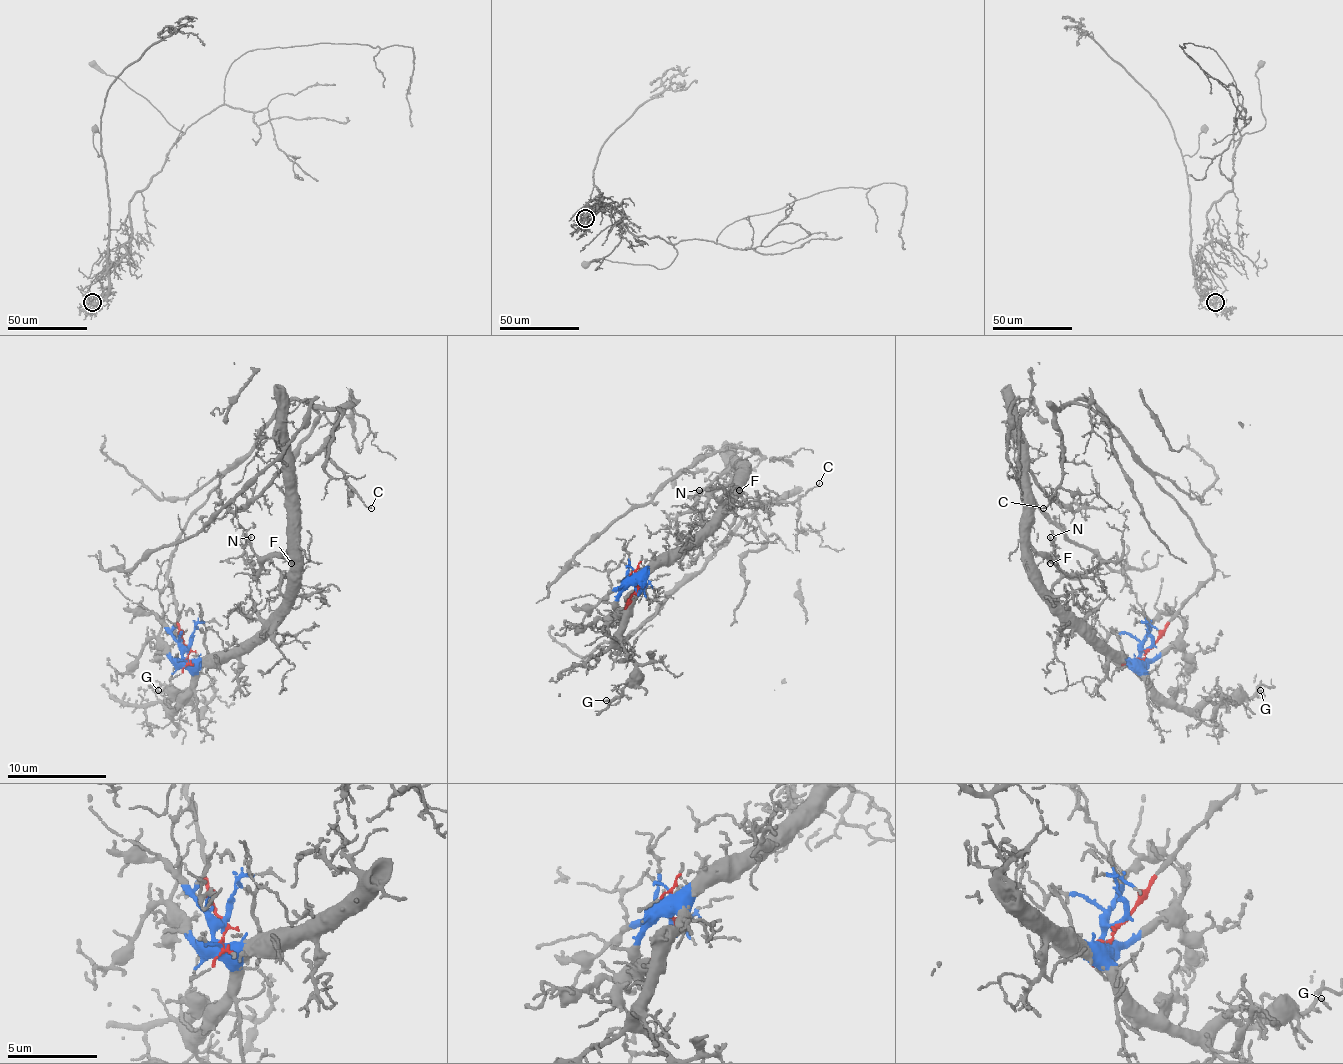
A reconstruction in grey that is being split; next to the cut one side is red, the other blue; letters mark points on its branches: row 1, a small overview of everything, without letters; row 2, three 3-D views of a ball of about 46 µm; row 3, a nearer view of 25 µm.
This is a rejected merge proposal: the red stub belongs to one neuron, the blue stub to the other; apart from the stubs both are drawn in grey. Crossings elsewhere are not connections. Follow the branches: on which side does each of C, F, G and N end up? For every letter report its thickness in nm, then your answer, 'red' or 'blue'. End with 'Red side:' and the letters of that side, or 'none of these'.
C: 110 nm | red
F: 70 nm | blue
G: 100 nm | blue
N: 130 nm | blue
Red side: C

